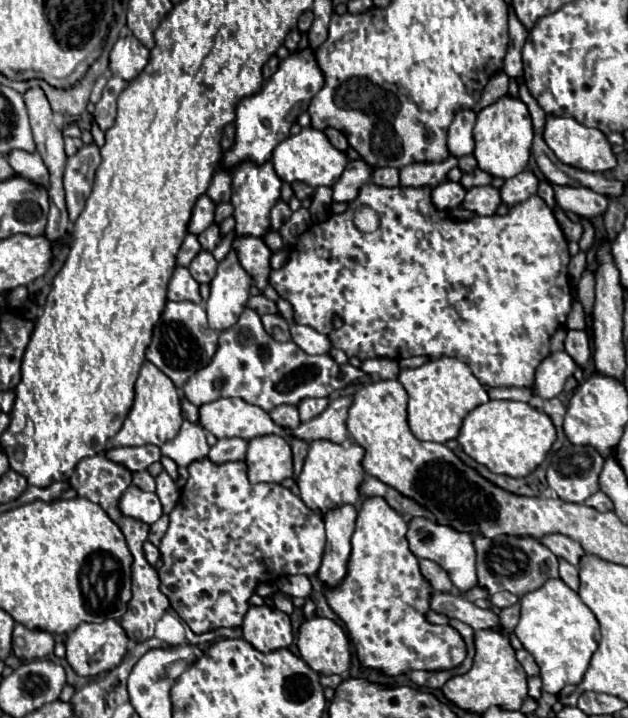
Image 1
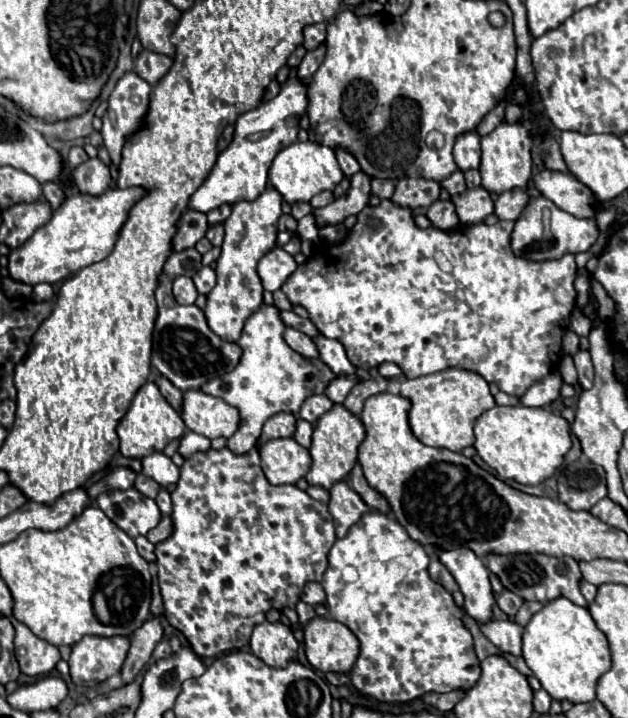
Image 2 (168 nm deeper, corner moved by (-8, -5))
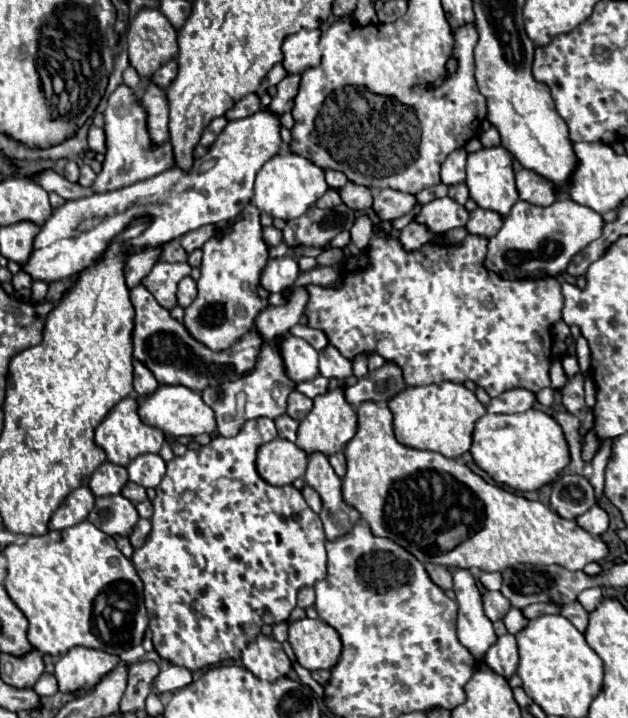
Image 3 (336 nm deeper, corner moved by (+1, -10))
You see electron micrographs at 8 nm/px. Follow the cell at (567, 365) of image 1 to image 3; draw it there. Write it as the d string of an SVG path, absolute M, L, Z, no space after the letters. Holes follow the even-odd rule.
M514 388L508 390L496 398L492 398L492 402L488 404L488 412L500 412L500 414L514 414L514 412L526 412L534 406L536 402L536 394L530 390L522 390L522 388Z

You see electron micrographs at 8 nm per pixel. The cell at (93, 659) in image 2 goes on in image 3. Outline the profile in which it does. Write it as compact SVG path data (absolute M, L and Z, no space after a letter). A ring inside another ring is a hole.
M74 646L60 656L54 676L58 680L60 692L88 690L94 688L118 662L118 656L106 654L104 650Z

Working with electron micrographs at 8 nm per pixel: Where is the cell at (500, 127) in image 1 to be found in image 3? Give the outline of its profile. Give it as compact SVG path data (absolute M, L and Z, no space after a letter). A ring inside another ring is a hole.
M492 146L492 148L480 148L478 152L468 154L466 162L466 186L470 190L470 198L486 210L496 210L498 214L506 216L514 202L518 202L518 190L514 186L514 168L512 168L512 156L504 146Z

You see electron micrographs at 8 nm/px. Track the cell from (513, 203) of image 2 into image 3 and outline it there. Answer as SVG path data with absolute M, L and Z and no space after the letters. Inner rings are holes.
M476 208L476 210L470 214L470 222L466 224L466 230L468 230L470 234L480 234L480 236L492 238L492 236L498 234L498 230L502 228L502 222L504 222L504 218L502 218L498 212Z

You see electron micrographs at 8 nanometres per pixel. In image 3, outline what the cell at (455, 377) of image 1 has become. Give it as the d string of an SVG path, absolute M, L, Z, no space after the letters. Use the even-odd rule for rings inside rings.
M454 382L414 388L406 386L394 398L390 398L388 408L394 414L394 434L398 442L418 450L434 450L446 458L458 458L468 452L474 424L486 414L486 408L478 402L476 394L464 384Z

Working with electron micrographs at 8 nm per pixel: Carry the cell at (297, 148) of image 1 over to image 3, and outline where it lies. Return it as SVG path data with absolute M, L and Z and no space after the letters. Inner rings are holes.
M286 150L270 158L256 174L252 202L272 218L292 220L302 216L326 190L328 190L328 184L324 178L324 170L314 162L310 162L308 158L302 158L300 154Z

